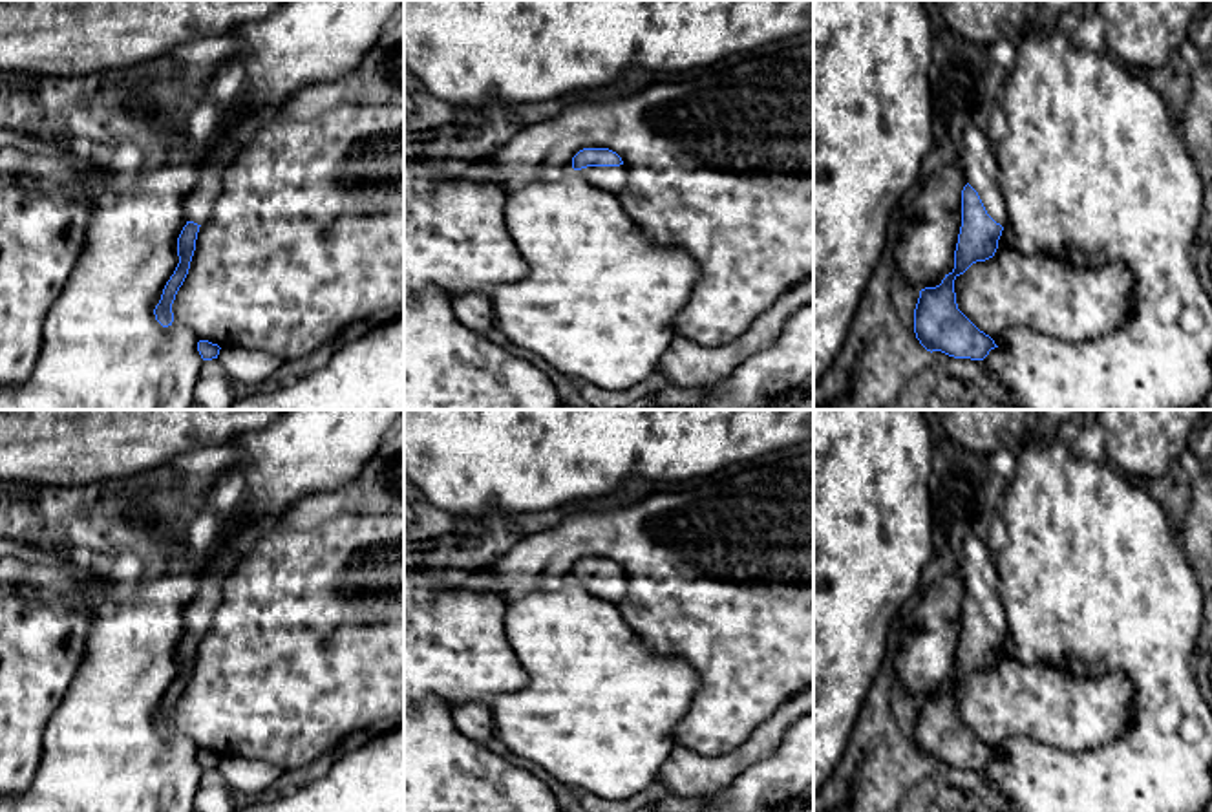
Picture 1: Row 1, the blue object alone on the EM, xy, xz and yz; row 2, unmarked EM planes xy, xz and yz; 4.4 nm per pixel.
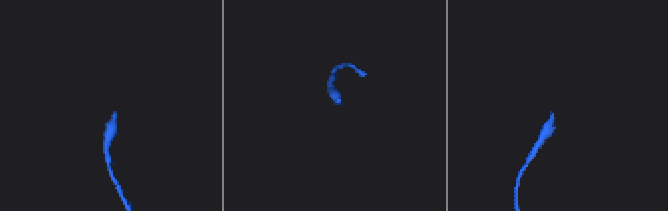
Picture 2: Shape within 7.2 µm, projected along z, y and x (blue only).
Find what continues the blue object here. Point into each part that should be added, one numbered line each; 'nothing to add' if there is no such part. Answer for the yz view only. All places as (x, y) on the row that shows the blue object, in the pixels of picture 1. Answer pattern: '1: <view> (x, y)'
1: yz (978, 158)

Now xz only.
1: xz (615, 180)

